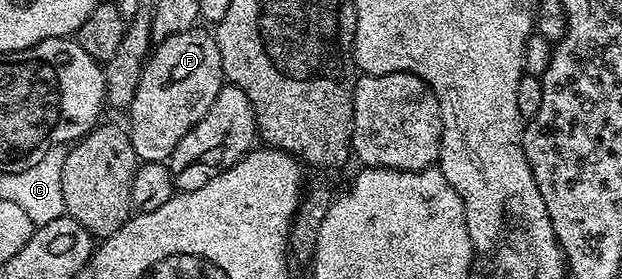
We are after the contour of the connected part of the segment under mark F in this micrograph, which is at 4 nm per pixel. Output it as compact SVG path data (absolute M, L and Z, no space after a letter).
M201 28L184 30L170 38L160 39L141 68L141 79L135 88L135 96L127 108L129 114L129 139L131 148L135 148L141 162L165 162L175 152L175 144L207 116L207 108L215 104L215 96L219 96L223 85L221 57L216 37L212 33L204 34Z

